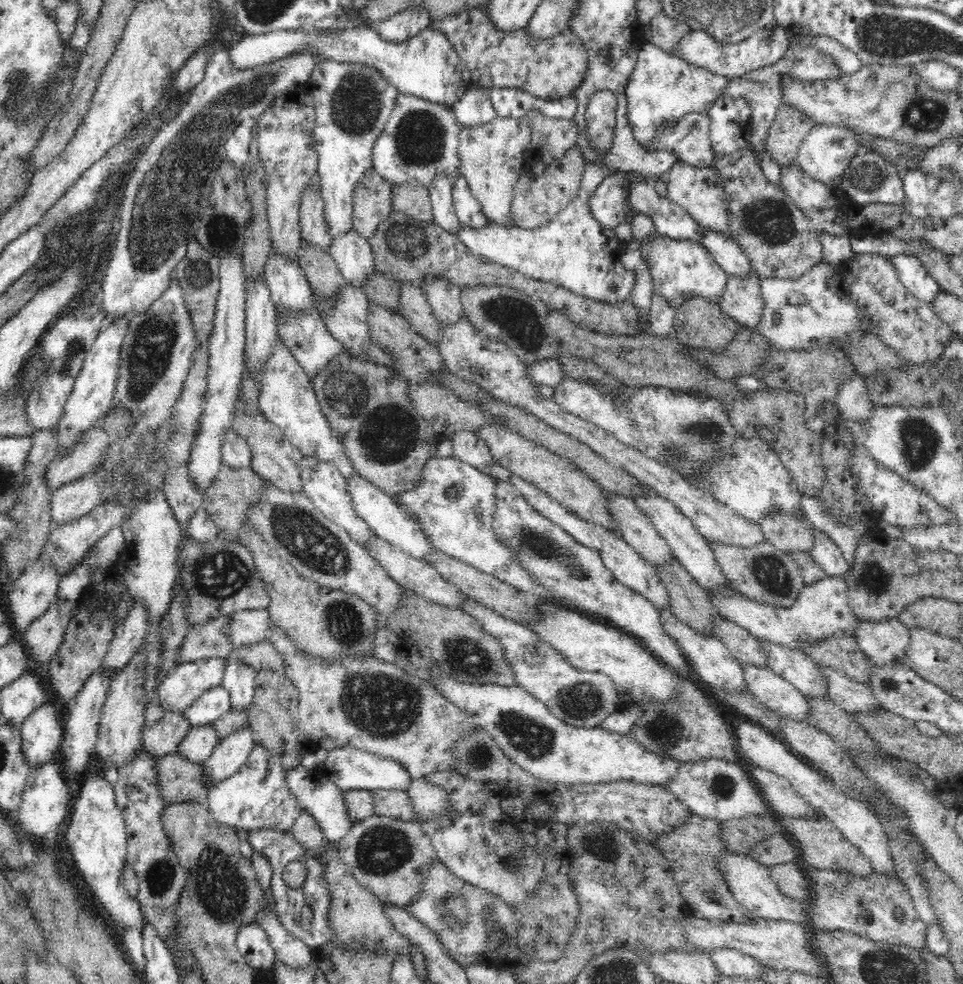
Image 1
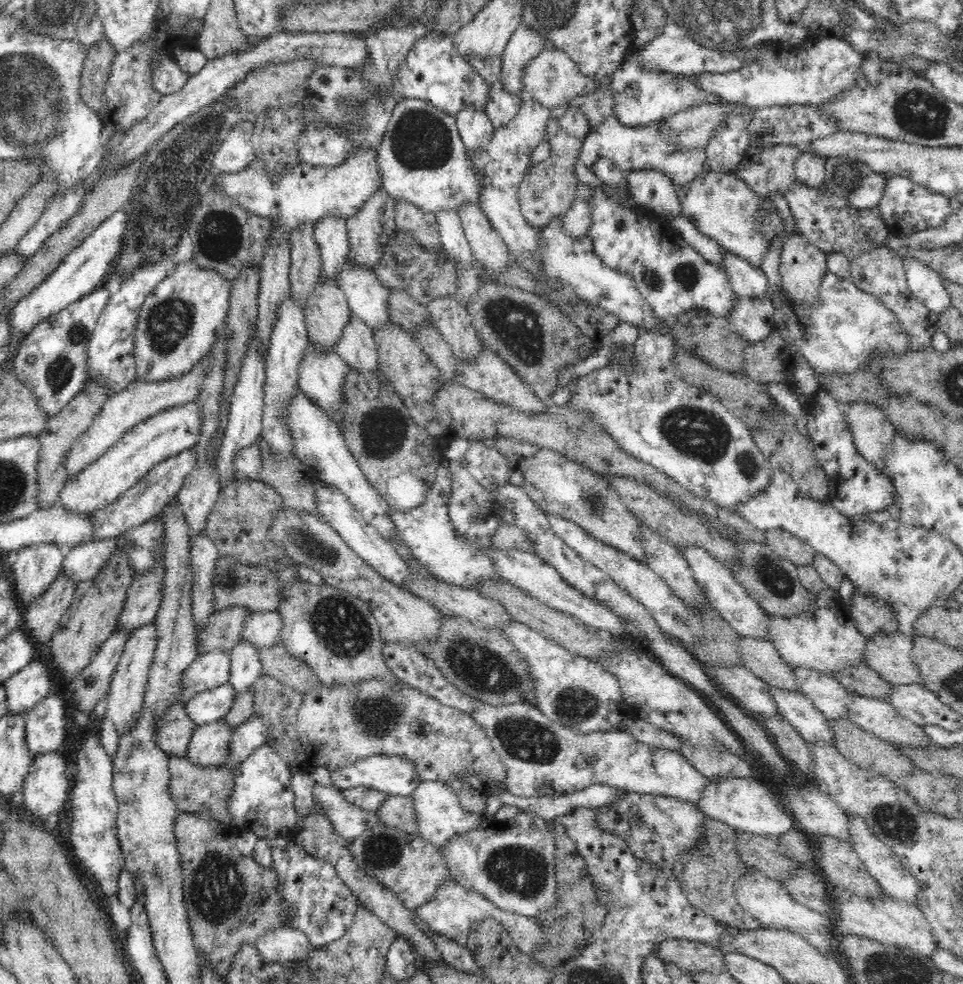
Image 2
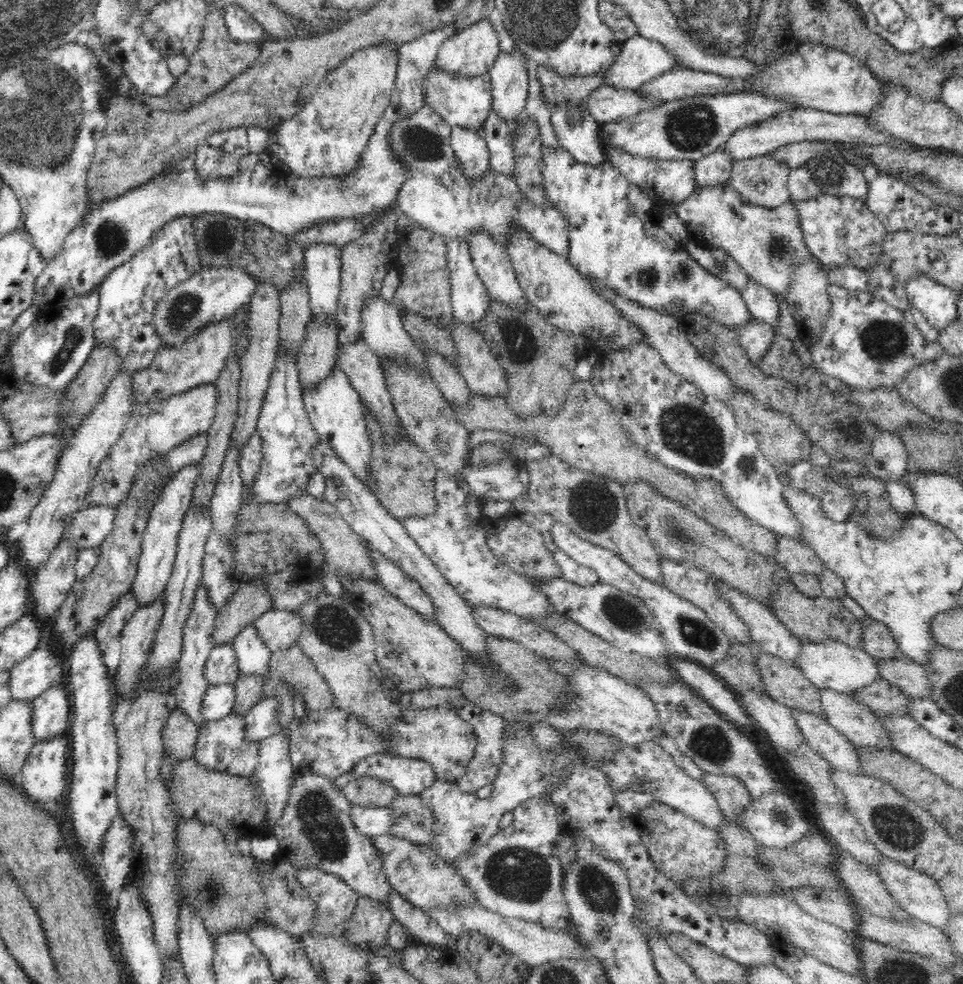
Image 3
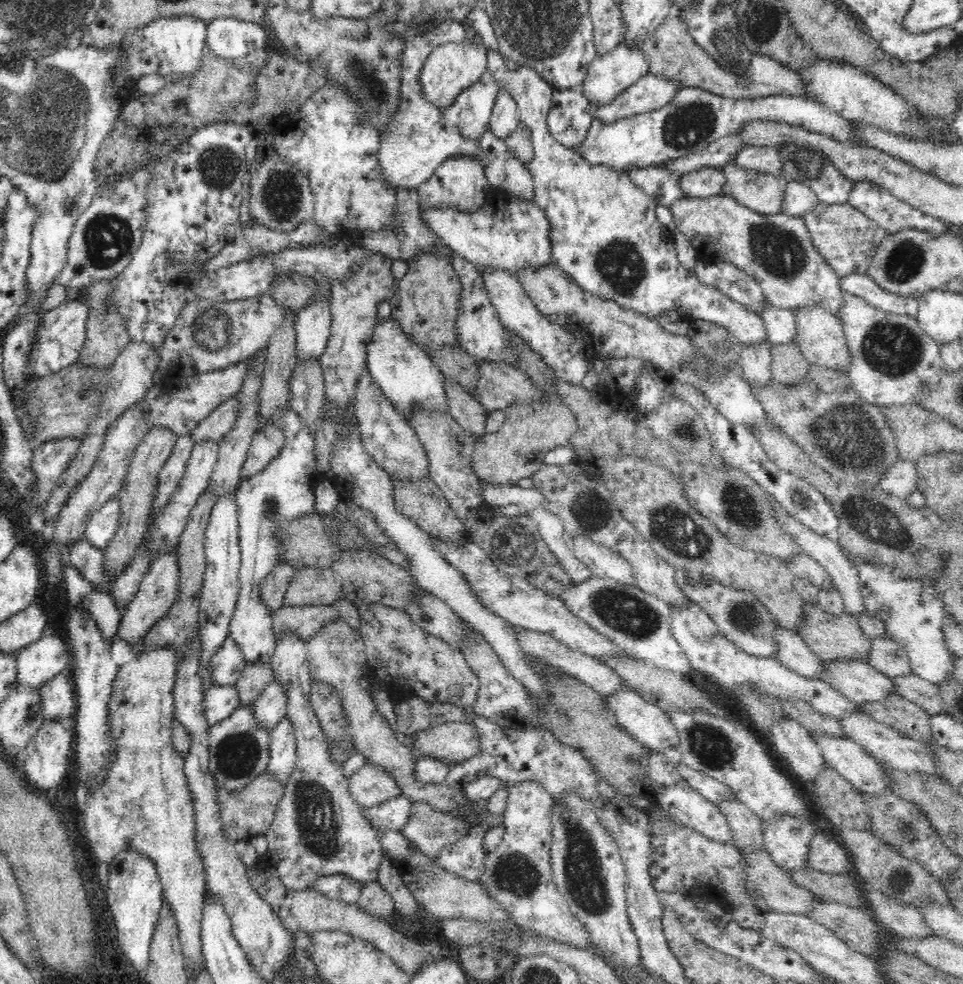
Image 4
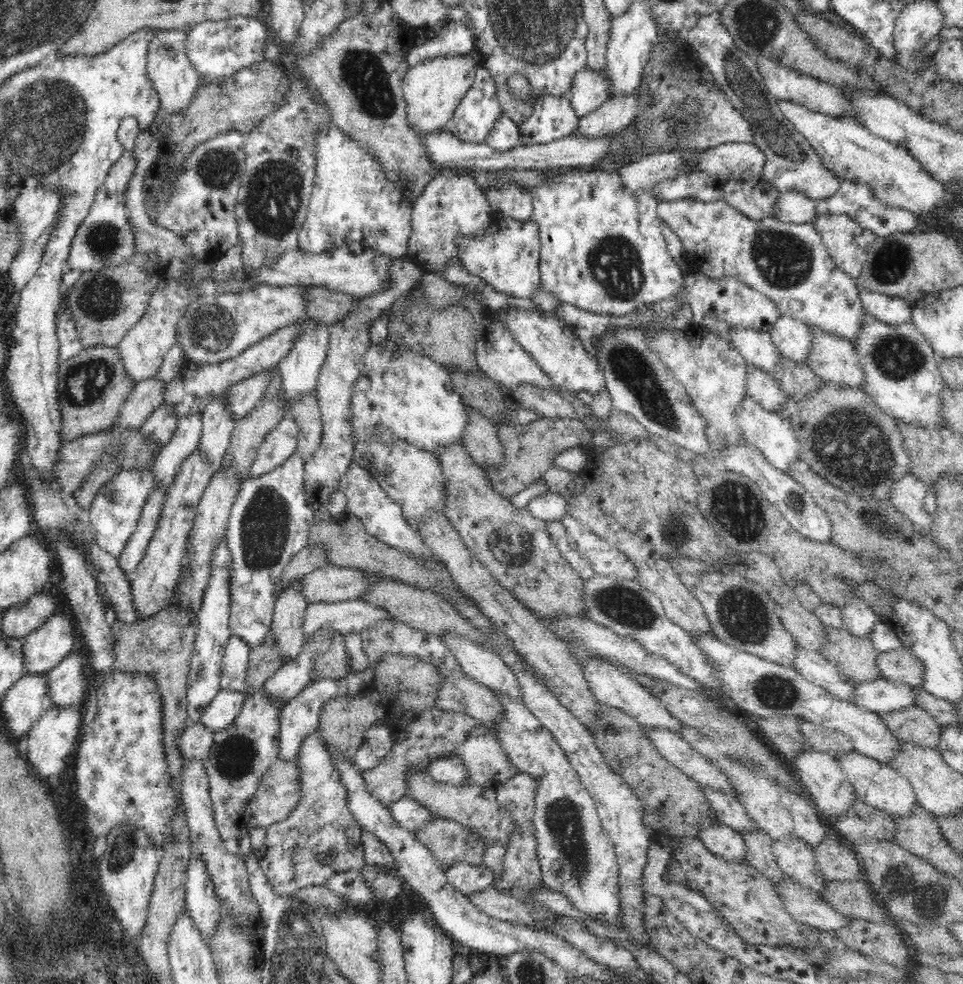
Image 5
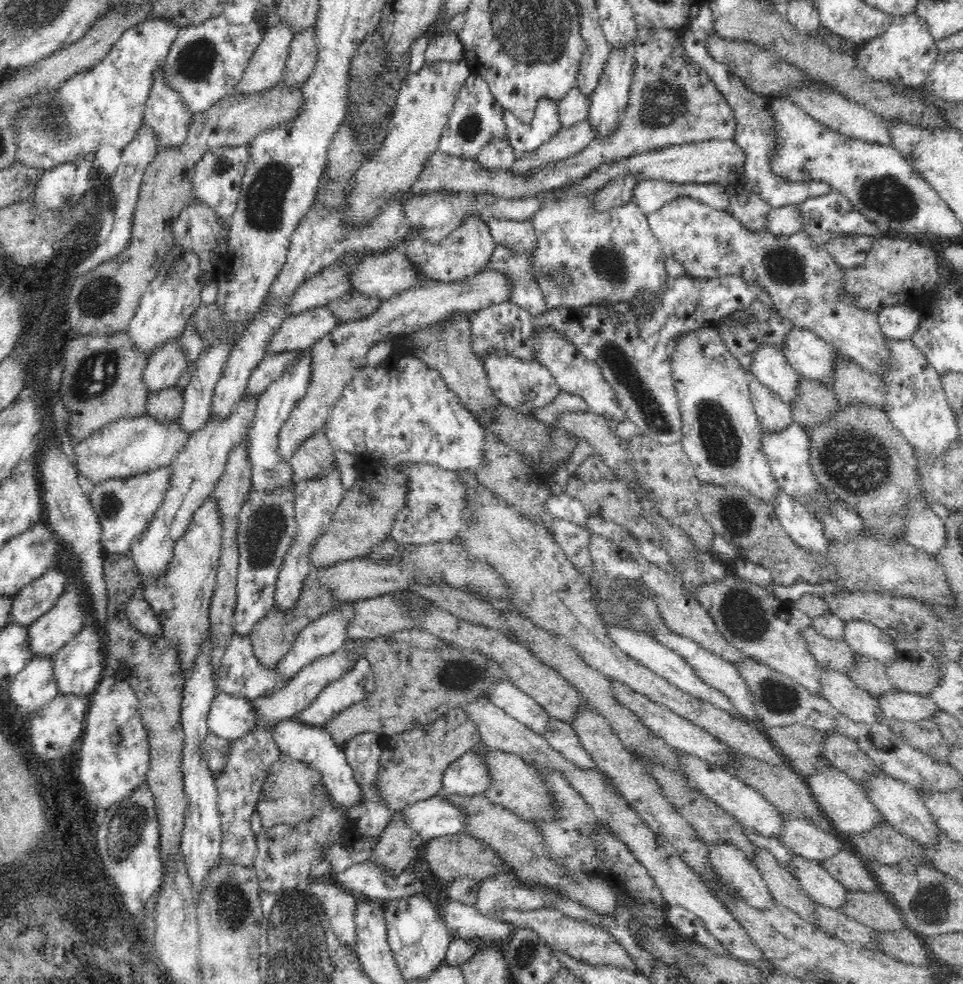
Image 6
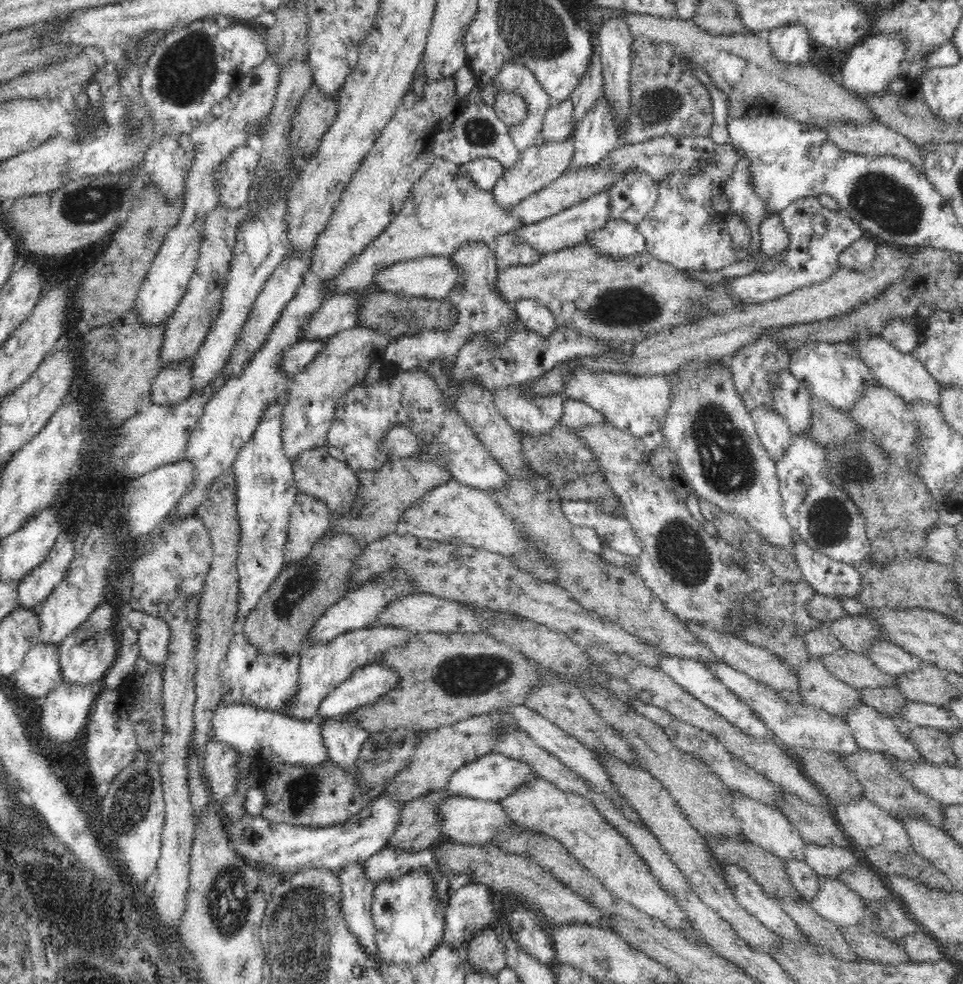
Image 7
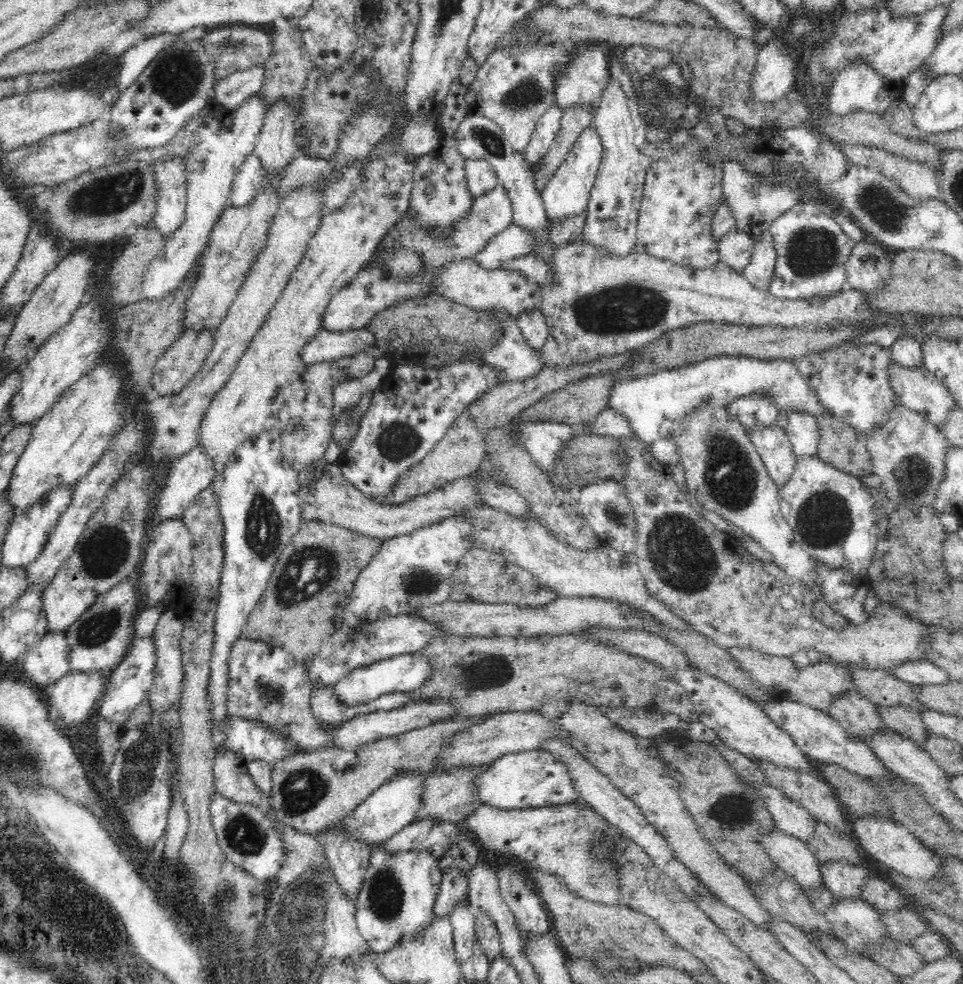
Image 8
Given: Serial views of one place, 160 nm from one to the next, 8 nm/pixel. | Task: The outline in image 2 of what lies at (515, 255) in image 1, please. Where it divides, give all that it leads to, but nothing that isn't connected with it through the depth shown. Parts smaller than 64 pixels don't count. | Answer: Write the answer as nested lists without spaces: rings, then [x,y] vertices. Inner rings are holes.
[[[610,115],[597,127],[590,129],[582,140],[584,146],[580,151],[580,159],[588,167],[594,168],[598,158],[612,160],[615,167],[623,172],[635,172],[636,170],[662,170],[668,175],[674,187],[684,187],[691,184],[696,176],[703,173],[706,152],[704,149],[696,148],[692,151],[680,152],[673,140],[665,132],[659,130],[656,122],[640,124],[638,126],[626,126],[614,116]],[[558,216],[548,226],[541,229],[541,237],[542,248],[538,251],[540,251],[544,273],[553,280],[560,280],[563,283],[562,286],[570,286],[580,300],[616,315],[622,322],[637,326],[641,333],[650,332],[650,330],[656,332],[667,323],[672,325],[672,320],[667,321],[654,314],[653,308],[644,296],[638,293],[636,283],[631,276],[602,264],[588,234],[580,238],[570,237],[564,231],[561,216]]]

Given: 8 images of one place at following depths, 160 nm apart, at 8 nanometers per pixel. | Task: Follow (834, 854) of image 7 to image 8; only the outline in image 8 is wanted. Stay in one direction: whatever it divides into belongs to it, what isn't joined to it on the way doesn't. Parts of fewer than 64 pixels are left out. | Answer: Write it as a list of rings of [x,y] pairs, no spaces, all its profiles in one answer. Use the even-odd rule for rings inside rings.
[[[832,860],[819,866],[823,884],[830,889],[835,900],[861,898],[860,890],[870,878],[868,869],[862,865],[846,864],[840,860]]]

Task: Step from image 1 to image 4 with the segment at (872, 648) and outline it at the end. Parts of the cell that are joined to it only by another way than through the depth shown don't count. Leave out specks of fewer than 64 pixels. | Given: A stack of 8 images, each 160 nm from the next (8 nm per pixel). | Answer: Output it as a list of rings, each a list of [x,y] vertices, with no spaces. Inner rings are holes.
[[[912,673],[892,679],[900,697],[920,706],[930,717],[945,714],[945,705],[938,685],[924,681]]]

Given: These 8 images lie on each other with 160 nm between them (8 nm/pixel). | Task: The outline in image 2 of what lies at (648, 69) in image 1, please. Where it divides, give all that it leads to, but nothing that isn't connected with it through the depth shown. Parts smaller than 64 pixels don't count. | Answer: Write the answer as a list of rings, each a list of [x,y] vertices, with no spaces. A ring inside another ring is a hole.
[[[635,48],[623,66],[613,72],[609,84],[610,94],[614,97],[613,115],[626,126],[657,122],[676,111],[696,106],[700,103],[715,103],[722,98],[702,90],[695,84],[695,75],[676,75],[670,72],[644,70],[639,64],[639,49]]]

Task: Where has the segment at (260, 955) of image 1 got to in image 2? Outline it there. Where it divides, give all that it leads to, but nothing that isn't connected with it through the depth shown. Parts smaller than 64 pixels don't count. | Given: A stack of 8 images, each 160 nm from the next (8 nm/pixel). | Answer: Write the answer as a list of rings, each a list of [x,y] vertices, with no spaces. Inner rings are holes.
[[[286,925],[260,936],[254,947],[260,951],[264,961],[280,962],[285,967],[296,960],[306,962],[312,950],[308,937],[302,931]]]

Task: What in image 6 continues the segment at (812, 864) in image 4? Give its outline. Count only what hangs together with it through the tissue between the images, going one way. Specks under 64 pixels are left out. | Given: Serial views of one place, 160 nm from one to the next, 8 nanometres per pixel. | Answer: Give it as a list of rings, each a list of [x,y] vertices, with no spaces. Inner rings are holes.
[[[845,847],[832,858],[826,858],[822,866],[832,877],[841,882],[847,890],[874,892],[877,882],[869,872],[865,860],[855,854],[850,847]]]

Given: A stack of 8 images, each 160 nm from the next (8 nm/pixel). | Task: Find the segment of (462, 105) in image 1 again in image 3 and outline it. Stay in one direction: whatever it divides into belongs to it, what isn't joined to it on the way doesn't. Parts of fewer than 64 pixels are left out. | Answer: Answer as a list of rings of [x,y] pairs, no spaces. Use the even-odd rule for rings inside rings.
[[[454,126],[451,130],[451,144],[454,157],[464,170],[464,179],[482,179],[490,166],[490,151],[482,132]]]

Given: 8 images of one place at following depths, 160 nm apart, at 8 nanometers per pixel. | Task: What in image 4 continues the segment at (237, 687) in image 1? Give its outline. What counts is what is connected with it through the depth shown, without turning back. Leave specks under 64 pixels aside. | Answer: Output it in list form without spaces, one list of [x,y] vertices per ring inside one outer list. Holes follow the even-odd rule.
[[[291,408],[274,414],[272,424],[285,431],[287,440],[280,454],[260,473],[244,479],[235,490],[241,565],[239,568],[239,595],[229,624],[230,637],[240,646],[248,664],[271,664],[276,642],[274,615],[260,599],[260,582],[278,566],[280,543],[278,532],[296,518],[314,513],[314,489],[322,480],[316,470],[316,436]]]

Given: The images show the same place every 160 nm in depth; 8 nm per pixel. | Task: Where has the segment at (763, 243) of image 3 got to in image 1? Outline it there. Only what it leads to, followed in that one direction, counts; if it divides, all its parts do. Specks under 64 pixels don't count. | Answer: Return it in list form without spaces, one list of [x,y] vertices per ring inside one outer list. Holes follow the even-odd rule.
[[[680,161],[663,176],[663,181],[668,187],[668,198],[684,208],[702,230],[732,236],[729,232],[729,206],[723,188],[723,179],[714,168],[694,167]]]

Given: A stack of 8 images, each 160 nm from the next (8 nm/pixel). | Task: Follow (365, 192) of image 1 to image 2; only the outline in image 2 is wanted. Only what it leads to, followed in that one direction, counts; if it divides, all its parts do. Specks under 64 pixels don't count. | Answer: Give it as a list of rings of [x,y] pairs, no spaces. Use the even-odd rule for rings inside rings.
[[[379,189],[355,216],[347,220],[349,260],[351,262],[370,270],[374,270],[380,264],[380,258],[386,252],[386,240],[394,232],[397,232],[395,229],[395,204],[394,199],[383,189]]]

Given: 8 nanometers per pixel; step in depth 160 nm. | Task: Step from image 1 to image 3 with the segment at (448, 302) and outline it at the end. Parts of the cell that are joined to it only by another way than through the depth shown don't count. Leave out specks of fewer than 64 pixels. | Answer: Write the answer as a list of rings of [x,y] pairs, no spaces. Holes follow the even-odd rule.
[[[450,322],[447,328],[450,328],[454,343],[456,343],[458,358],[456,358],[455,366],[466,381],[472,394],[491,396],[492,398],[494,396],[504,397],[504,394],[508,392],[507,372],[500,365],[500,361],[498,361],[496,355],[492,354],[483,335],[476,331],[476,329],[469,328],[463,324],[457,324],[457,322]]]

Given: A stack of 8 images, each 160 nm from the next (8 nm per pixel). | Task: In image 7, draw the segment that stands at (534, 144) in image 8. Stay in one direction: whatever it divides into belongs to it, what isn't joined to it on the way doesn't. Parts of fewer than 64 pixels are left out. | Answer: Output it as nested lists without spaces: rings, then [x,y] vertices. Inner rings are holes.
[[[570,98],[564,102],[553,103],[545,114],[540,141],[543,142],[562,142],[569,138],[574,132],[576,124],[573,124],[574,109]]]

